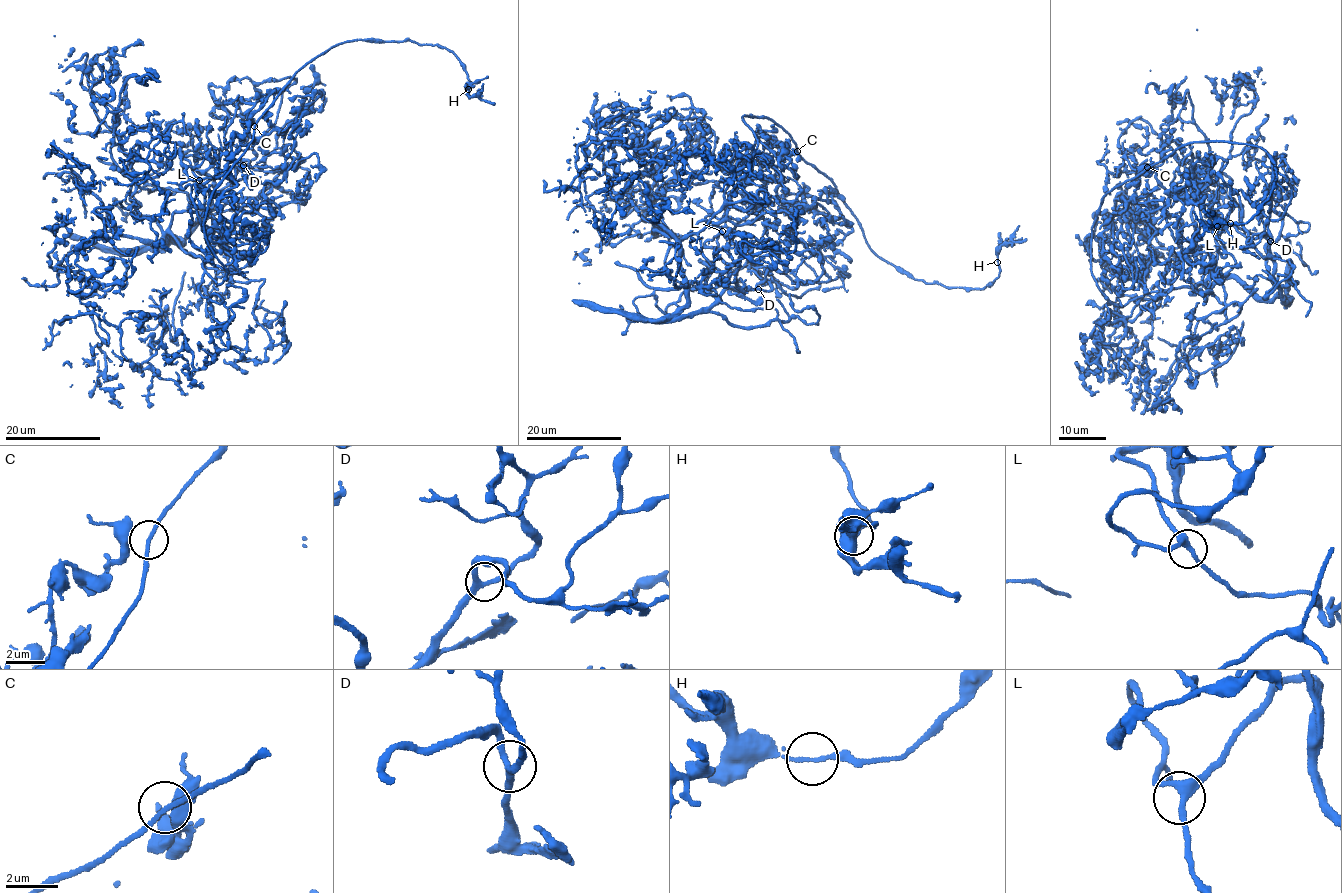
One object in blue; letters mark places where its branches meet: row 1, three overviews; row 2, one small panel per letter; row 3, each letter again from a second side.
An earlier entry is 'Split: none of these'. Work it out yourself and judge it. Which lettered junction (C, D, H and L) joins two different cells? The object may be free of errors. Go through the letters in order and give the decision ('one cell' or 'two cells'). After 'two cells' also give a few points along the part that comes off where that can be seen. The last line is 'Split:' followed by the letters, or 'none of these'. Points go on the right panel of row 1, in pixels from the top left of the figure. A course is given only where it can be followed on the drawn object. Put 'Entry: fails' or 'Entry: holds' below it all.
C: one cell
D: one cell
H: one cell
L: one cell
Split: none of these
Entry: holds

